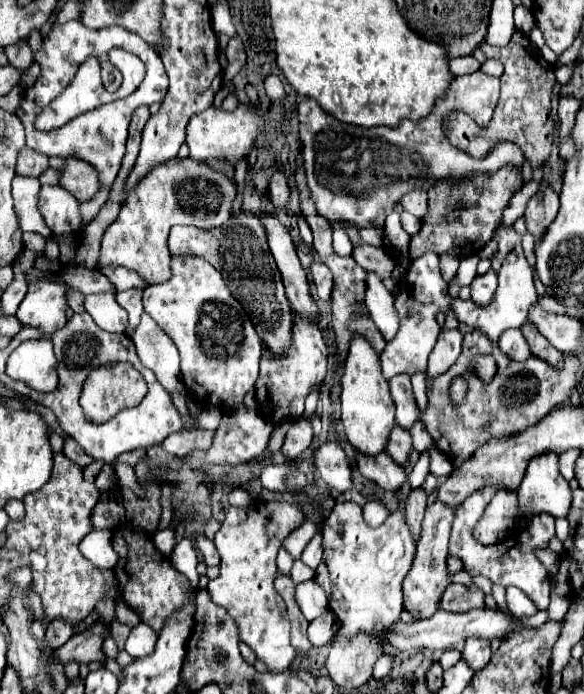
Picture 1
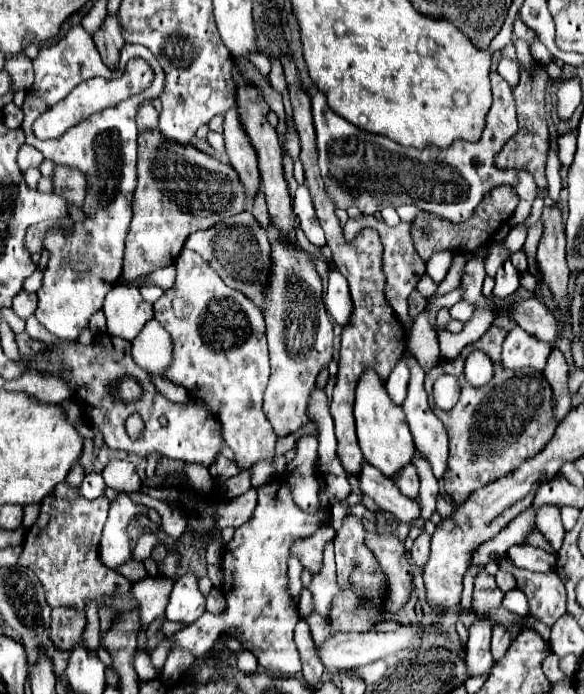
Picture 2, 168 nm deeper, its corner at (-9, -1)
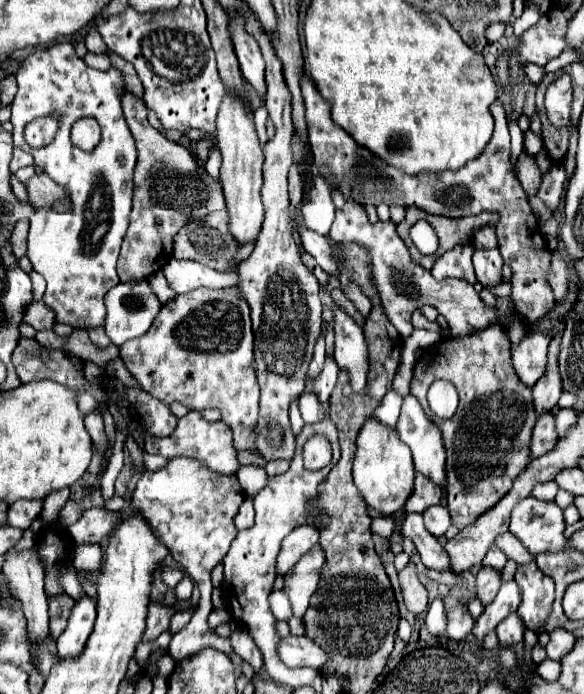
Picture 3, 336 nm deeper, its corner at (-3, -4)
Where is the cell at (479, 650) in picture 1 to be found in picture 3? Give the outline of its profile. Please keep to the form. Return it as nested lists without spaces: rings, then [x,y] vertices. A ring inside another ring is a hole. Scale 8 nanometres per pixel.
[[[510,614],[510,616],[504,618],[504,620],[498,624],[498,628],[496,628],[500,646],[514,646],[514,644],[522,642],[524,630],[526,630],[526,626],[524,626],[522,618],[520,618],[518,614]]]

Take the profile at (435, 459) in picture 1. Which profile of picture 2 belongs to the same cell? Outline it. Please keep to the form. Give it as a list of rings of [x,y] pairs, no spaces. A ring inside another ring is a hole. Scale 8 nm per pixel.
[[[418,363],[410,365],[410,383],[408,383],[408,395],[402,403],[402,409],[406,413],[406,419],[408,419],[408,425],[410,425],[410,431],[412,431],[412,437],[414,437],[414,445],[416,449],[430,461],[432,465],[432,471],[434,471],[434,477],[438,477],[438,481],[444,479],[444,473],[448,469],[448,437],[446,437],[446,429],[444,425],[440,423],[440,419],[432,413],[430,405],[428,405],[428,395],[424,391],[424,371]]]

